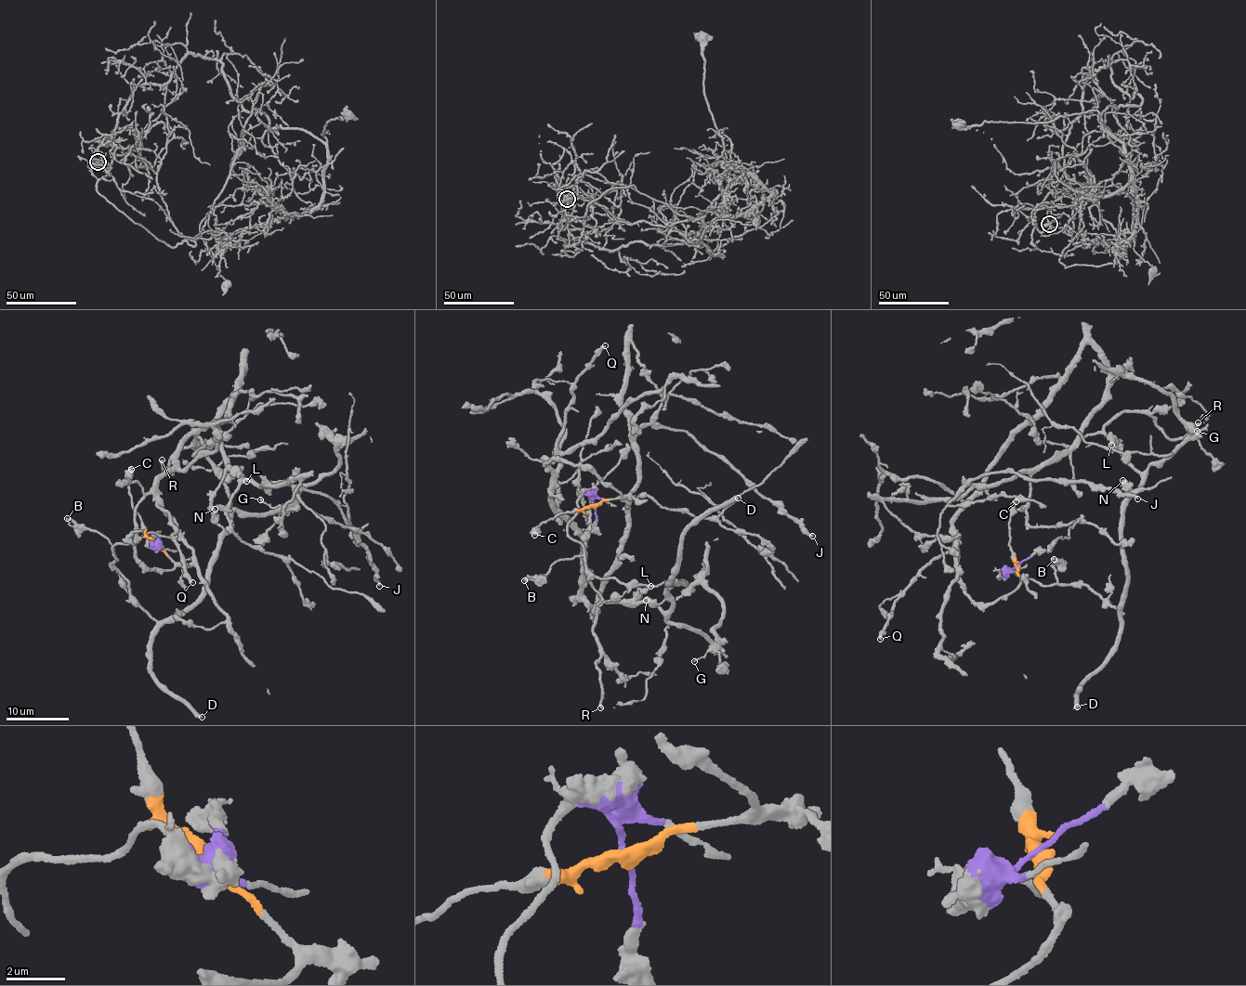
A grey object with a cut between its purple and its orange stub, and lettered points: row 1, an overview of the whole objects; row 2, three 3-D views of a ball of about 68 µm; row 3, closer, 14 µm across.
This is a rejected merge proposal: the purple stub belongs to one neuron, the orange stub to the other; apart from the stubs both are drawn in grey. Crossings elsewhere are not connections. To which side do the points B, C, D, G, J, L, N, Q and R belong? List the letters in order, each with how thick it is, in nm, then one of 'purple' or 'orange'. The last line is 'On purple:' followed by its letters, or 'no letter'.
B: calibre 280 nm; purple
C: calibre 550 nm; orange
D: calibre 440 nm; purple
G: calibre 160 nm; purple
J: calibre 280 nm; orange
L: calibre 190 nm; purple
N: calibre 600 nm; purple
Q: calibre 360 nm; orange
R: calibre 320 nm; purple
On purple: B, D, G, L, N, R

